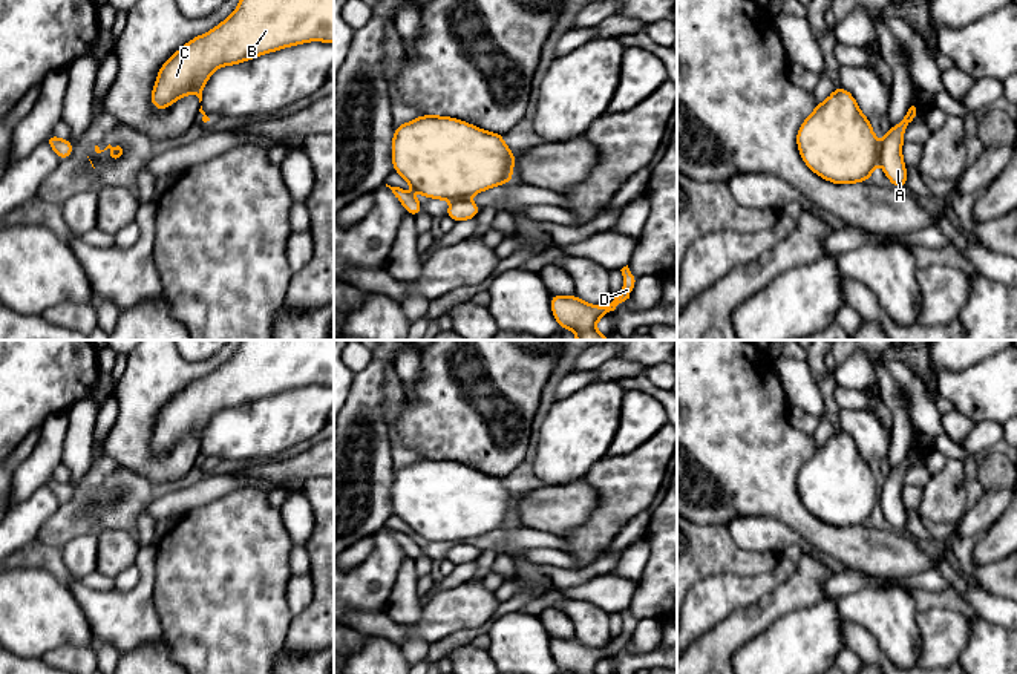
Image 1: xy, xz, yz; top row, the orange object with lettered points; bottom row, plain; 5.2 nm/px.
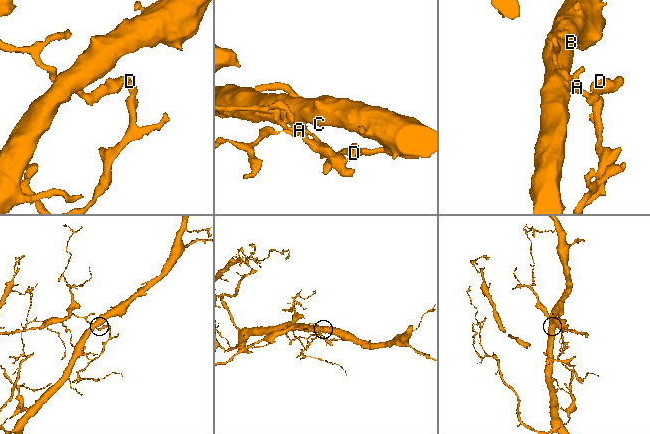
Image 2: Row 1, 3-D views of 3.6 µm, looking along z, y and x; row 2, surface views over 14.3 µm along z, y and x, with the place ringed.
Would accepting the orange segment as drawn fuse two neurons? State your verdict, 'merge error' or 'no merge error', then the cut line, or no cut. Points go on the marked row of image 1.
merge error | yz (879, 146), (876, 158)

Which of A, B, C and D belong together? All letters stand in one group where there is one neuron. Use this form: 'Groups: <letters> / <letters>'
Groups: A D / B C

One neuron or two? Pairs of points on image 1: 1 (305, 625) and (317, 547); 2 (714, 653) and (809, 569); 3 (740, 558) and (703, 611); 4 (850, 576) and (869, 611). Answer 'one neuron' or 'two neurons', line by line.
1: one neuron
2: one neuron
3: two neurons
4: two neurons

